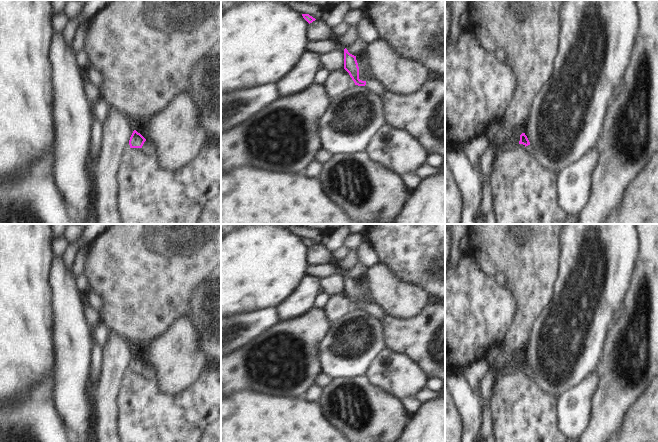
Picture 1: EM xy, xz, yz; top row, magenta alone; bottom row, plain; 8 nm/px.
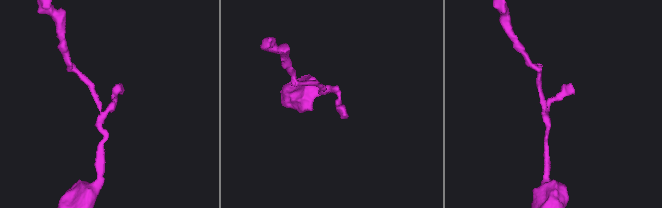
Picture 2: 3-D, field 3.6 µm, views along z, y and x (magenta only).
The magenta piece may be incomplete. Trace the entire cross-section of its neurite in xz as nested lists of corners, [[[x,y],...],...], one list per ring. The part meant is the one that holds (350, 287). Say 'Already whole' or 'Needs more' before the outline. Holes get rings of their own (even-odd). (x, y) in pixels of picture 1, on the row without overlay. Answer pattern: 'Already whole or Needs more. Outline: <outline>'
Needs more. Outline: [[[346,272],[344,273],[344,293],[349,297],[355,309],[365,310],[380,320],[386,314],[385,310],[378,306],[375,302],[367,305],[362,305],[359,303],[359,291],[356,280],[350,278]]]

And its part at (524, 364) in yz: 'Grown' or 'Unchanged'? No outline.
Grown.

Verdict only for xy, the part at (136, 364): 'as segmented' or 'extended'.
extended

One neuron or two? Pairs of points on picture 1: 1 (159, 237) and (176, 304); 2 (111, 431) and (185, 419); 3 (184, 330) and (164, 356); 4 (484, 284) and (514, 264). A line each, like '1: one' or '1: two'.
1: one
2: two
3: one
4: two

